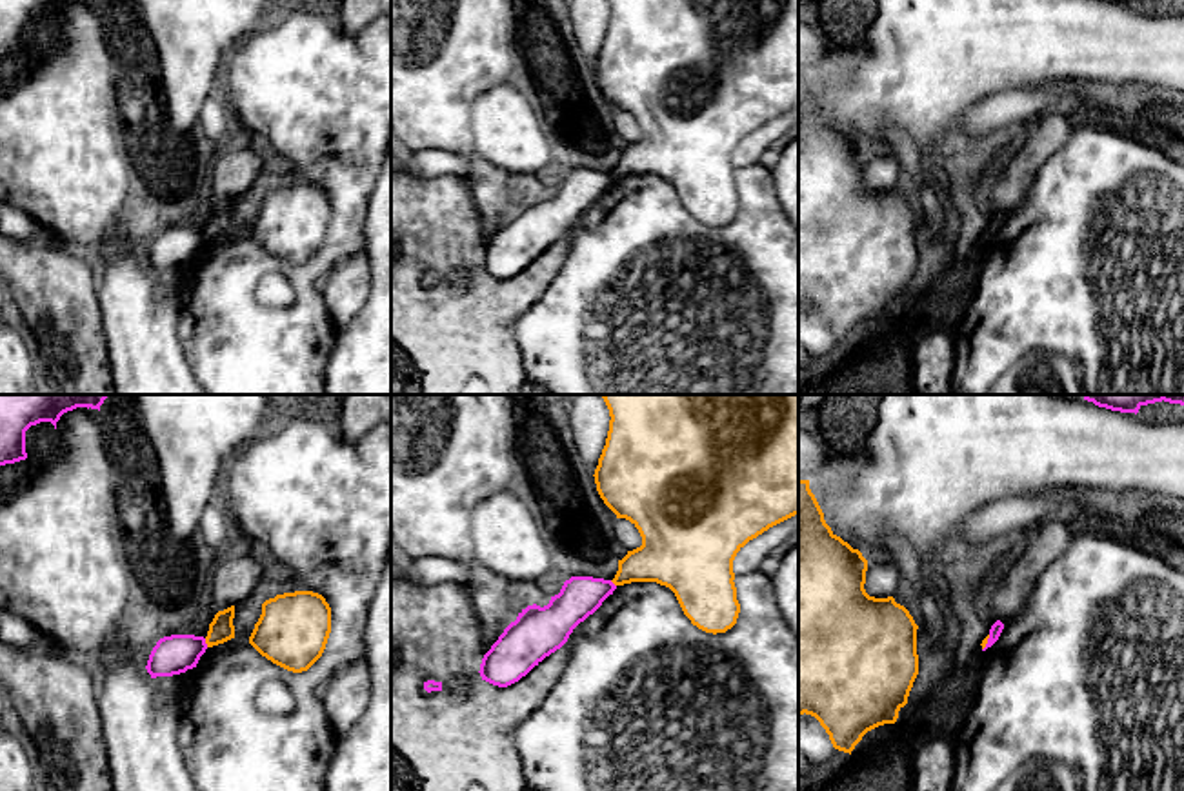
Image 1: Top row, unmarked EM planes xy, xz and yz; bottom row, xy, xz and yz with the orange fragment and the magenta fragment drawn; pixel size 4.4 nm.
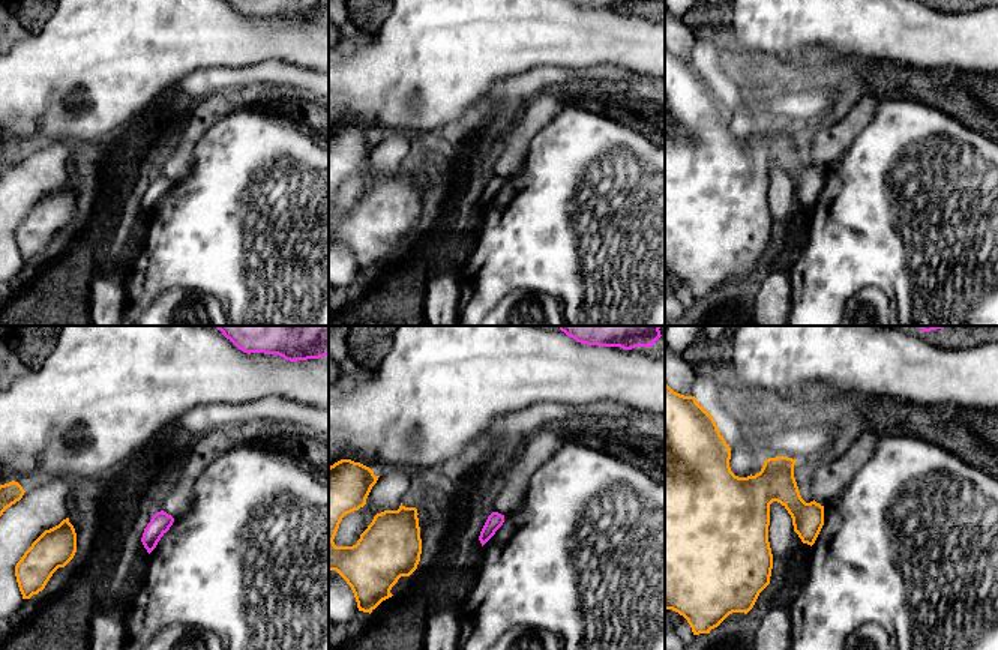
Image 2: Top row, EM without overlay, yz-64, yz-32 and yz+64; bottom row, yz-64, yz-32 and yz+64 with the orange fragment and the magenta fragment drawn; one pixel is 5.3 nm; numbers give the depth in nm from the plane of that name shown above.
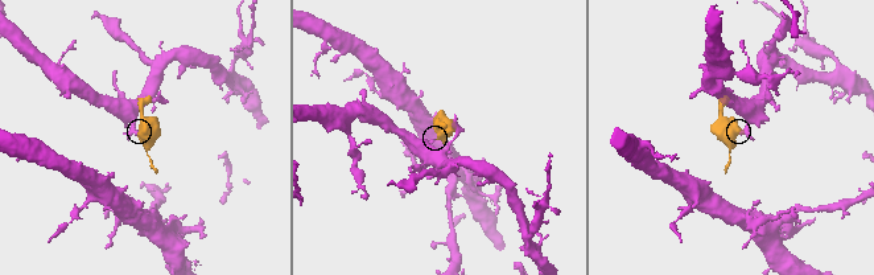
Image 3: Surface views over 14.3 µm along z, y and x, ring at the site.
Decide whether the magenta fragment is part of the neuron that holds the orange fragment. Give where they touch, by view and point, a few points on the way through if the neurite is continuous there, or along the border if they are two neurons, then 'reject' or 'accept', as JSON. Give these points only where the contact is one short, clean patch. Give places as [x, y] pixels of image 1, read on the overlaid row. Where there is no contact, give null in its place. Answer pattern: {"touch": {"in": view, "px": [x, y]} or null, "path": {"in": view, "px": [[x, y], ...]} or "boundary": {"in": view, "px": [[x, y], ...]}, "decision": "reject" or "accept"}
{"touch": {"in": "xy", "px": [206, 642]}, "boundary": {"in": "xy", "px": [[204, 639], [208, 646]]}, "decision": "reject"}

